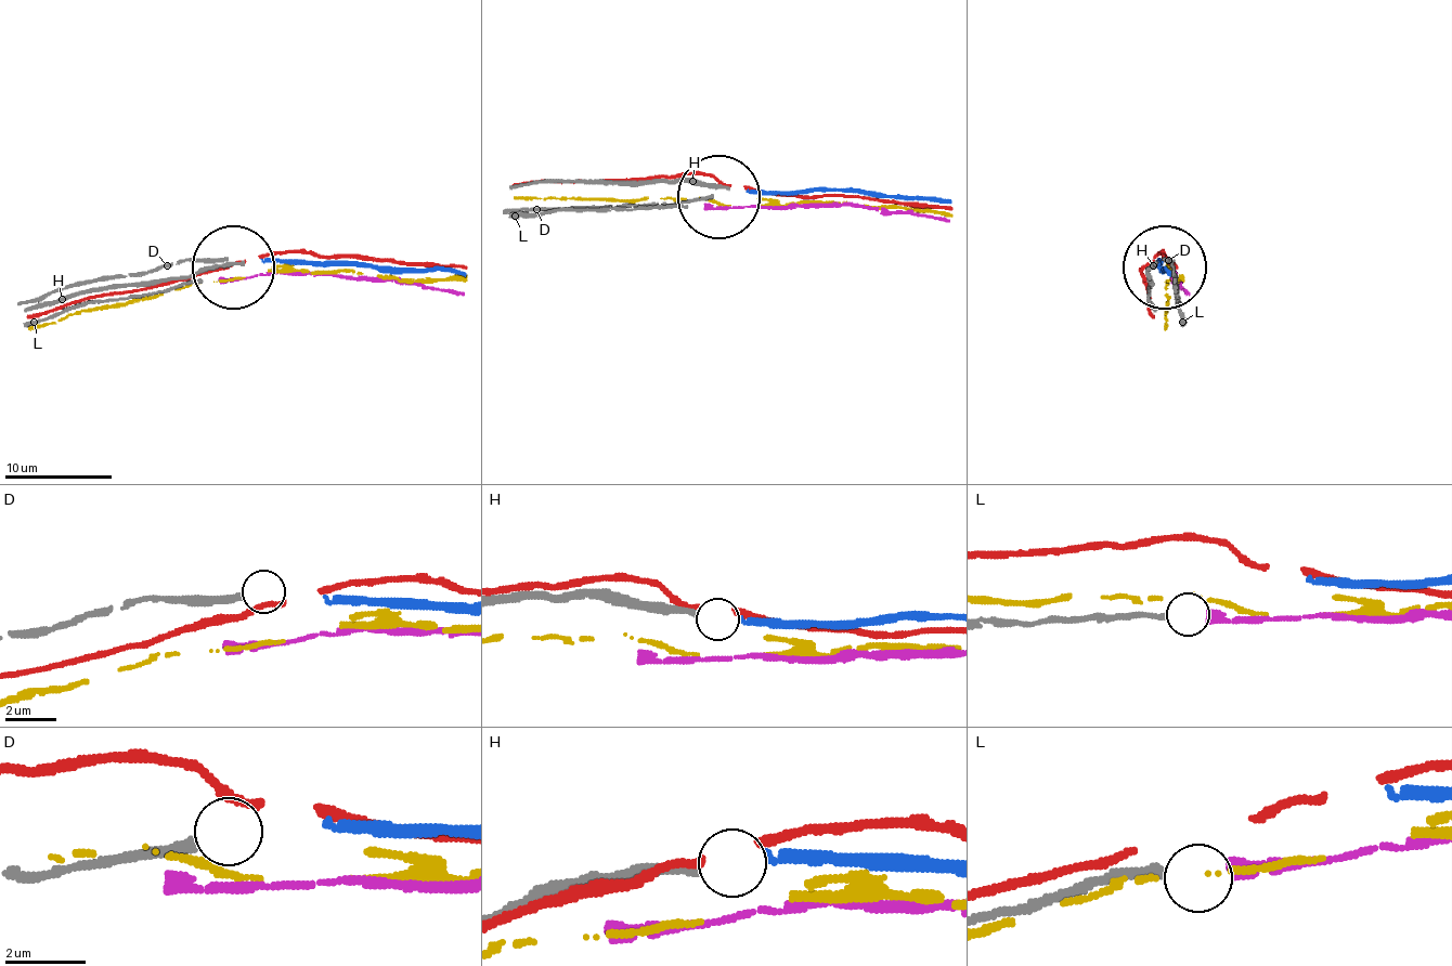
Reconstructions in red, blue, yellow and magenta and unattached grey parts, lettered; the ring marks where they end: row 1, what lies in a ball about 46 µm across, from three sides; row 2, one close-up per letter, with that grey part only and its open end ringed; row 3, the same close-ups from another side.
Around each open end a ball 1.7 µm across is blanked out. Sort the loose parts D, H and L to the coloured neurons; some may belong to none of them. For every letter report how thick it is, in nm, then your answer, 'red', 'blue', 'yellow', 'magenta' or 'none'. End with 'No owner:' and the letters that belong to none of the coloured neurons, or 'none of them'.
D: 300 nm | none
H: 240 nm | blue
L: 220 nm | magenta
No owner: D

